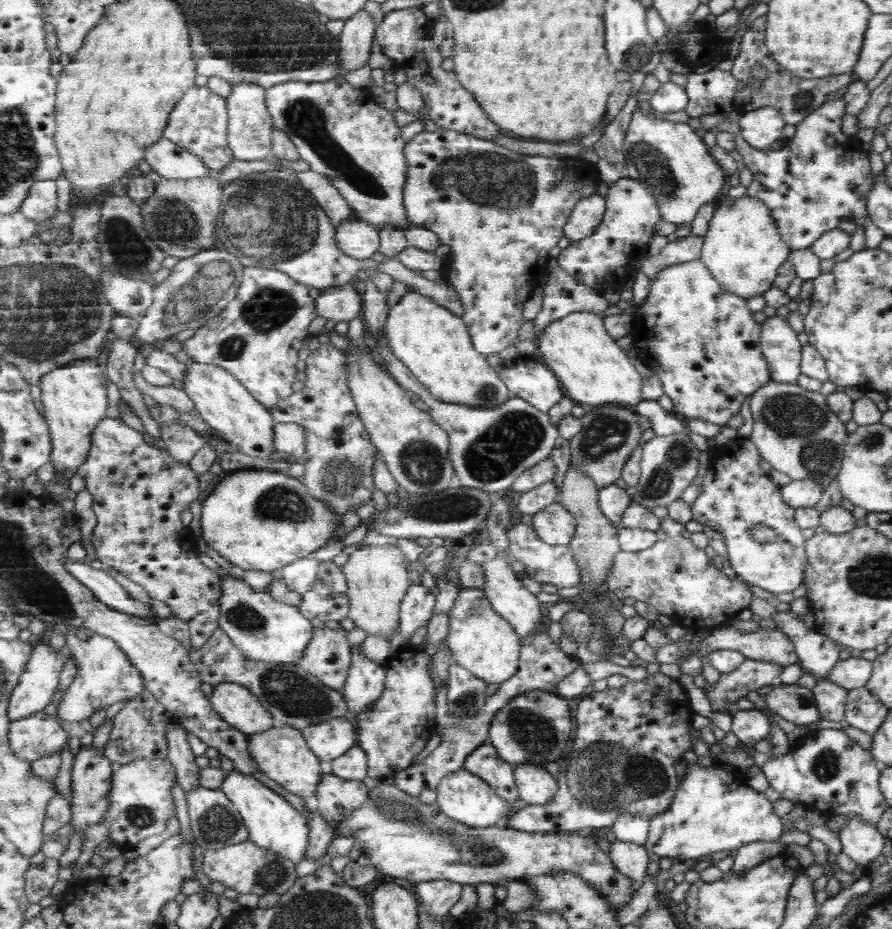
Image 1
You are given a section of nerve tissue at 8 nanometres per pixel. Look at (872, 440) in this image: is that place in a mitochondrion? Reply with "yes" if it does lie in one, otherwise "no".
yes

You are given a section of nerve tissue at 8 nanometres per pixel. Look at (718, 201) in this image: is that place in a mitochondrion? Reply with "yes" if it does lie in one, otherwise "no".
no

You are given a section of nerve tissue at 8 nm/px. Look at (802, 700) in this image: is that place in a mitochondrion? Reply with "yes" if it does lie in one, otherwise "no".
yes

